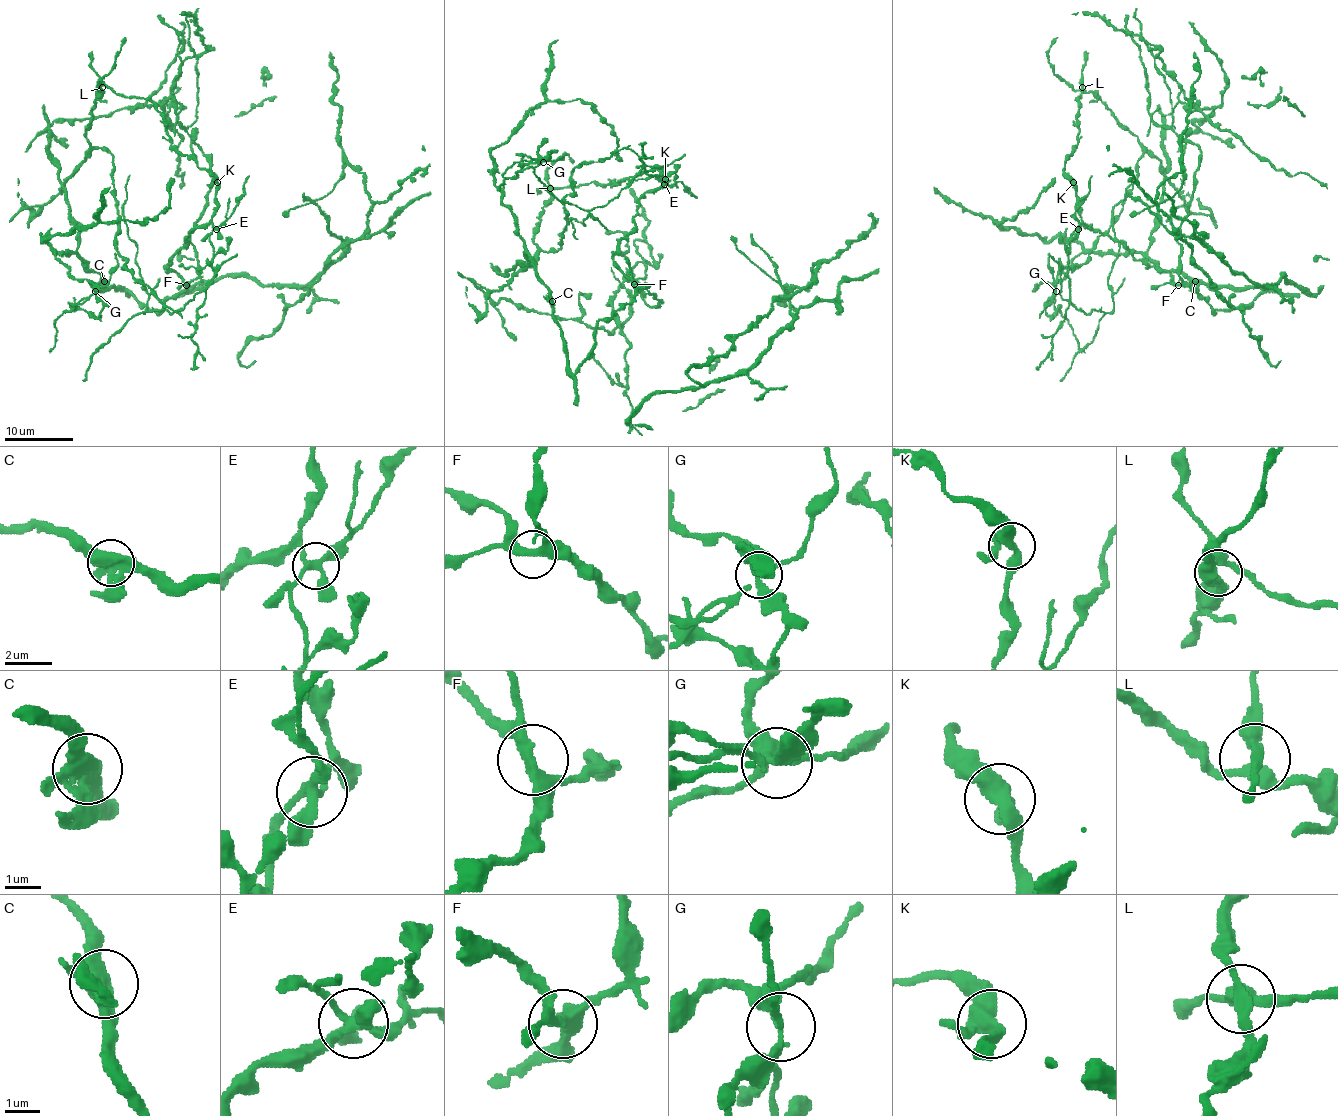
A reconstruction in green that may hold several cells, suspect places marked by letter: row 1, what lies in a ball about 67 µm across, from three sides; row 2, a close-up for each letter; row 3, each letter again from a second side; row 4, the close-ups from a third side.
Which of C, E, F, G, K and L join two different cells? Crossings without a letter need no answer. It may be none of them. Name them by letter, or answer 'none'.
E, G

